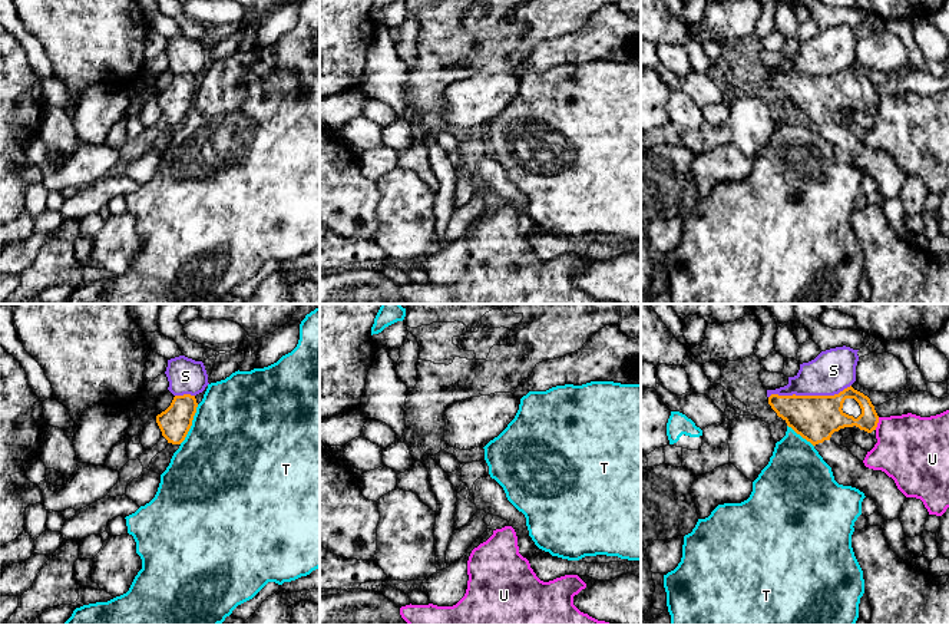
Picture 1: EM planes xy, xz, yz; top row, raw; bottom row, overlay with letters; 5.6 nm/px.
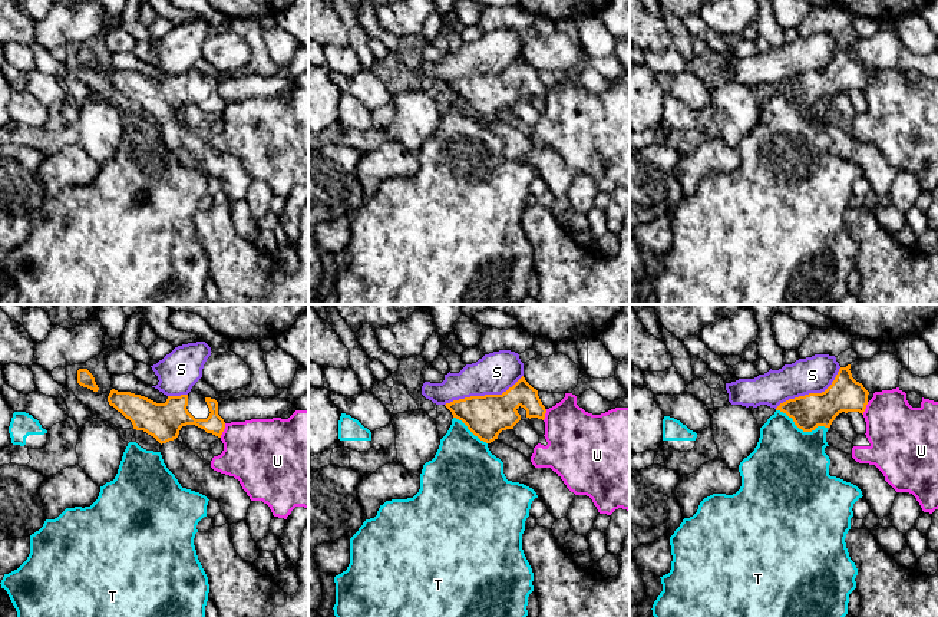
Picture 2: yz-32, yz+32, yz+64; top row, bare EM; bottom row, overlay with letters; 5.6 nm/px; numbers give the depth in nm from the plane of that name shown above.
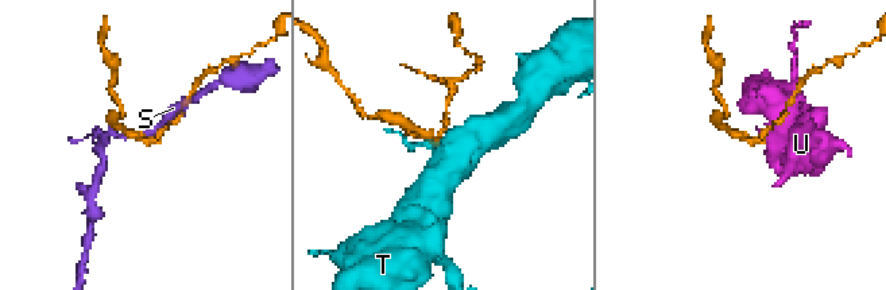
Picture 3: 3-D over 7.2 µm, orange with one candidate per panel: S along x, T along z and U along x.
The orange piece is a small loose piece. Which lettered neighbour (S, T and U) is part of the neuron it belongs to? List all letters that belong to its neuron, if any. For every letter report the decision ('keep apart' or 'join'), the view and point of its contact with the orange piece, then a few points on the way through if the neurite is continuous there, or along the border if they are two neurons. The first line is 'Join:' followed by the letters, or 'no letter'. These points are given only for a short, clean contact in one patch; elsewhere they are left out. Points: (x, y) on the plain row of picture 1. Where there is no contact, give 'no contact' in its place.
Join: no letter
S: keep apart; meets orange in yz at (809, 75)
T: keep apart; meets orange in xy at (191, 103); border along xy (198, 83), (192, 103), (179, 122)
U: keep apart; meets orange in yz at (878, 101)

